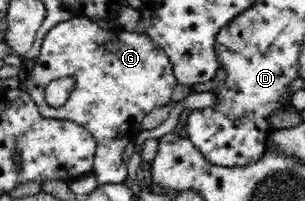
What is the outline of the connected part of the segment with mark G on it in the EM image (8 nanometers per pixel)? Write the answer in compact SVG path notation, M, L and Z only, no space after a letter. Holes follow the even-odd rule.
M73 16L66 22L56 24L42 40L40 55L35 66L29 64L26 90L38 105L44 118L67 120L84 127L94 137L97 147L93 160L92 173L98 184L116 184L124 182L127 169L122 154L124 148L136 140L142 132L142 118L151 110L172 102L170 95L177 84L169 56L145 33L132 33L123 29L104 29L94 20L85 16ZM75 76L75 87L67 101L60 107L52 107L44 99L44 89L52 80Z

